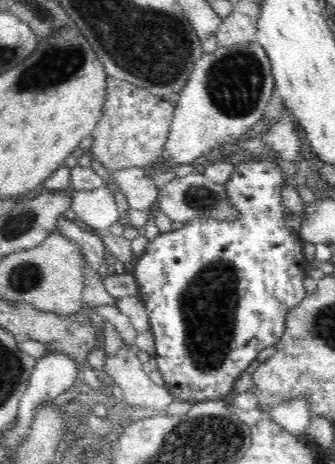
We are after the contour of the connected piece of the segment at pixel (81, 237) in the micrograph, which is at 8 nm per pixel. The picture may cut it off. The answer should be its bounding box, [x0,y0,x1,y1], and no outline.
[56,217,105,270]

